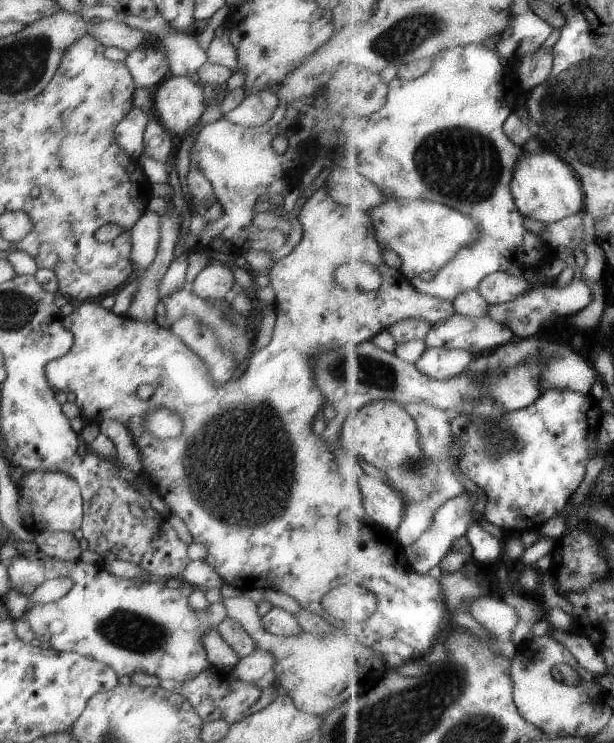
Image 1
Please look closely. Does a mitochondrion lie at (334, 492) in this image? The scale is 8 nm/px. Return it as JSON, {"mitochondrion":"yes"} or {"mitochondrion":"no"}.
{"mitochondrion":"no"}

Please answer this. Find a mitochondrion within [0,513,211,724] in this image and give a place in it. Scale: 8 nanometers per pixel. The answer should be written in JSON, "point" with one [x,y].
{"point":[123,629]}

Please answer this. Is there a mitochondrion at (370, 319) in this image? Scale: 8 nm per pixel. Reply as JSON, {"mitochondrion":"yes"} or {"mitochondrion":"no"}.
{"mitochondrion":"no"}

